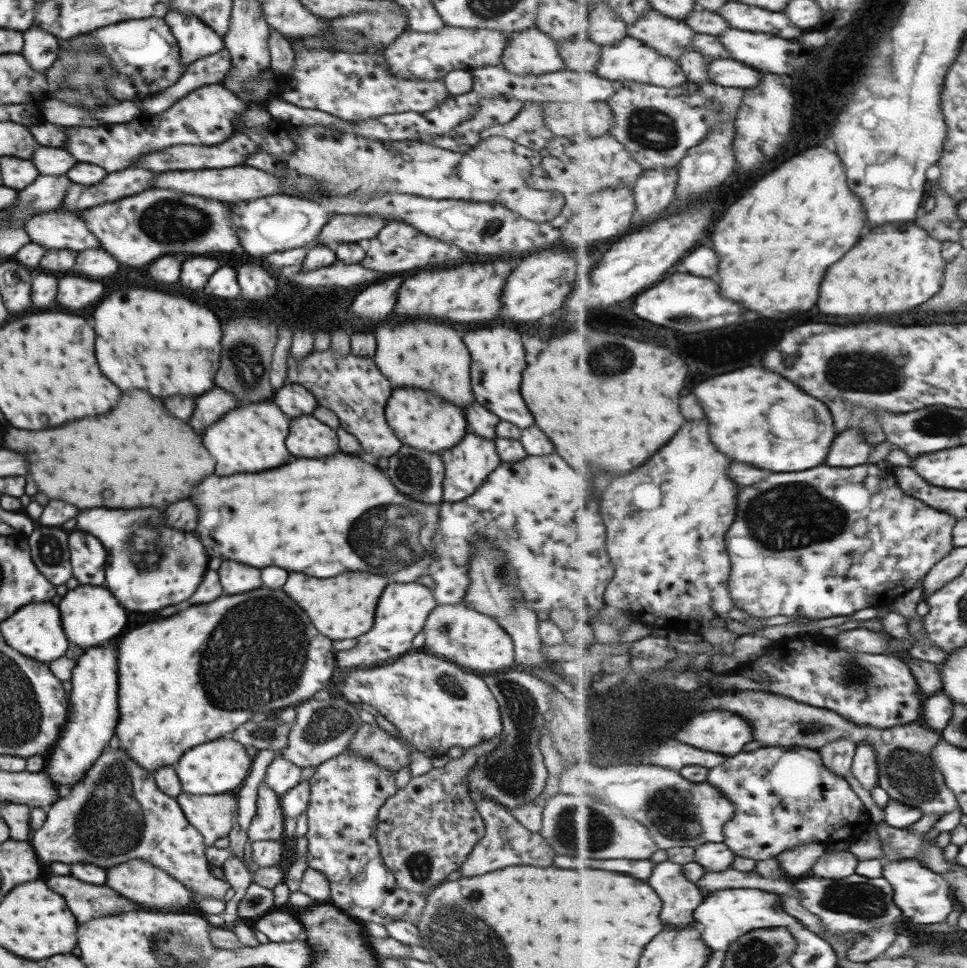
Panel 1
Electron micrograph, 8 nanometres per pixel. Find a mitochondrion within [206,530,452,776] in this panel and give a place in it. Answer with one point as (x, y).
(327, 722)

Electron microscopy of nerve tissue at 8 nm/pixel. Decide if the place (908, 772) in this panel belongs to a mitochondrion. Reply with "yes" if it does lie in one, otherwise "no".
yes

